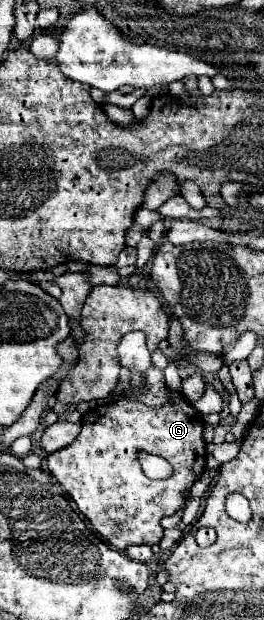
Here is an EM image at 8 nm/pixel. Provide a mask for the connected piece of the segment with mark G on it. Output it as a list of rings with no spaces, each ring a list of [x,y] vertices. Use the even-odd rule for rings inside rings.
[[[131,371],[131,387],[113,403],[101,405],[87,411],[83,415],[83,429],[79,437],[65,449],[55,451],[47,457],[47,469],[57,479],[57,483],[69,493],[69,497],[75,501],[79,507],[81,515],[93,525],[93,529],[105,539],[107,545],[111,545],[117,551],[123,551],[129,545],[159,545],[163,537],[163,527],[161,519],[167,515],[175,515],[177,511],[183,509],[183,503],[187,501],[185,491],[203,475],[205,471],[205,439],[203,439],[203,429],[205,429],[205,419],[201,413],[195,411],[195,407],[185,399],[185,395],[167,389],[167,401],[161,407],[149,407],[137,399],[131,399],[129,395],[135,393],[139,387],[145,385],[145,375],[143,373],[133,373]],[[137,451],[147,451],[151,455],[165,457],[173,473],[163,479],[163,481],[153,481],[149,479],[139,461],[137,461]],[[115,523],[125,523],[123,529],[119,529]]]

